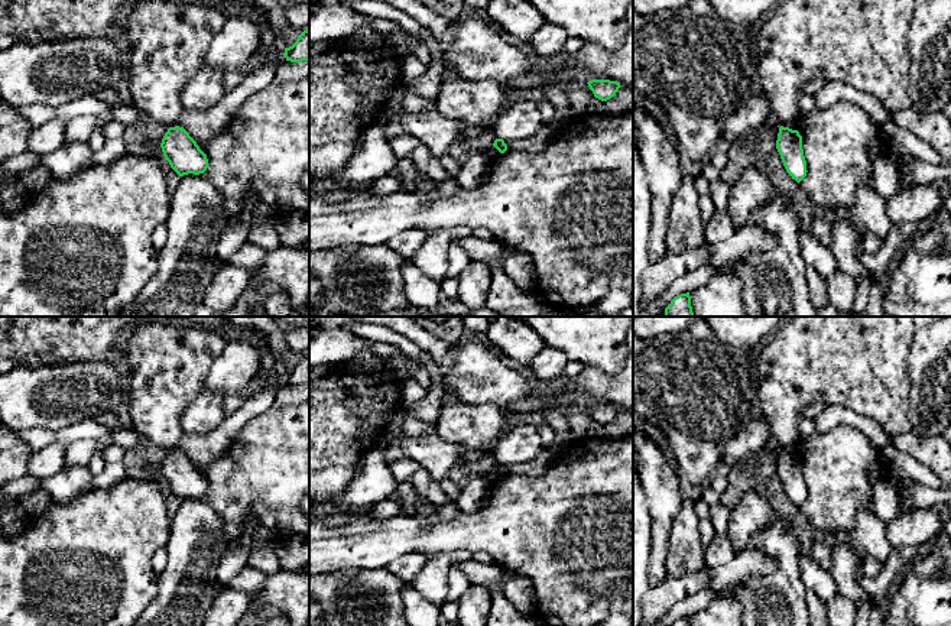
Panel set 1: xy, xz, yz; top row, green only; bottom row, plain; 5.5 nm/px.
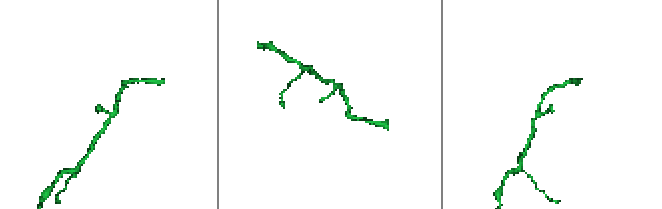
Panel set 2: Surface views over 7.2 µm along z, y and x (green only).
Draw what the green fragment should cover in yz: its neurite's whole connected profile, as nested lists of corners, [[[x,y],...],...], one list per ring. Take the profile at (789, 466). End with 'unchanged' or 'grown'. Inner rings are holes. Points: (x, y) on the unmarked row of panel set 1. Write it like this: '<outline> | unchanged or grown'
[[[780,450],[776,473],[780,479],[786,496],[799,507],[808,496],[802,473],[802,460],[799,455]]] | unchanged

